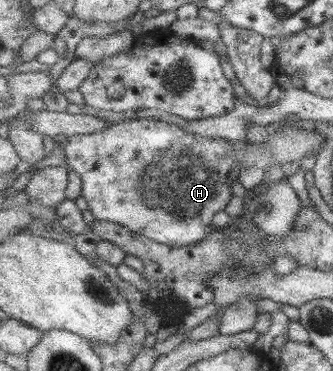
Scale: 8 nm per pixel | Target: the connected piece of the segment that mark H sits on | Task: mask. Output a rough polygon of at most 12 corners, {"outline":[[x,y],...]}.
{"outline":[[169,121],[66,138],[96,220],[177,247],[226,209],[233,142]]}

